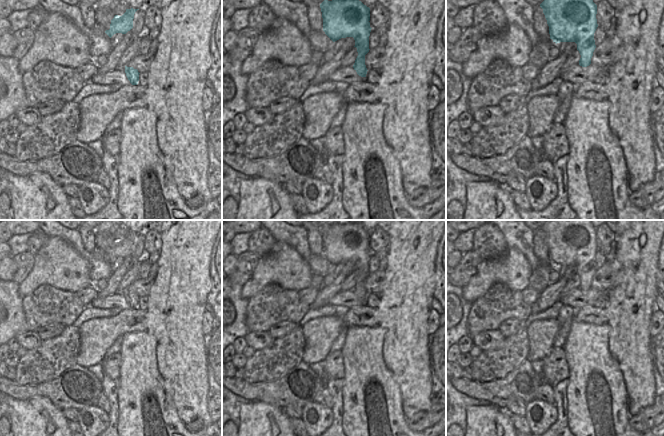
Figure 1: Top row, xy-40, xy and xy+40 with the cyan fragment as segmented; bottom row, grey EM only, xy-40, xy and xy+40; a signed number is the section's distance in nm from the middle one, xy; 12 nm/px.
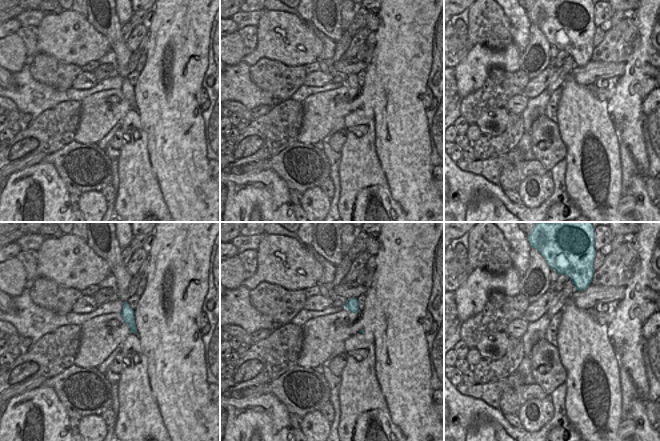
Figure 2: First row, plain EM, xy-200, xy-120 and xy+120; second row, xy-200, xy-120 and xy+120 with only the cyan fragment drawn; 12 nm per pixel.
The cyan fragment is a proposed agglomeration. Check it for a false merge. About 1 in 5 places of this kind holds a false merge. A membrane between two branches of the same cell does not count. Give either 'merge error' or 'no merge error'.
no merge error

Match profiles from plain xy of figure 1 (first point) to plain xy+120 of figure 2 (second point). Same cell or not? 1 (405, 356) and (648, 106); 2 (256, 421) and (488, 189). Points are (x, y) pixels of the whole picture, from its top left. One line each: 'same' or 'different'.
1: different
2: different

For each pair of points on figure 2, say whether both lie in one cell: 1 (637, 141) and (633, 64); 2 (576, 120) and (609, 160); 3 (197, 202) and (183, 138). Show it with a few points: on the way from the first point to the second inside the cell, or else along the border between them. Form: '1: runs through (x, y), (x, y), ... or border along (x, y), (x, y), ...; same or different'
1: runs through (631, 122), (631, 83); same
2: runs through (587, 129), (599, 139), (605, 149); same
3: runs through (187, 186), (183, 176), (183, 154); same

